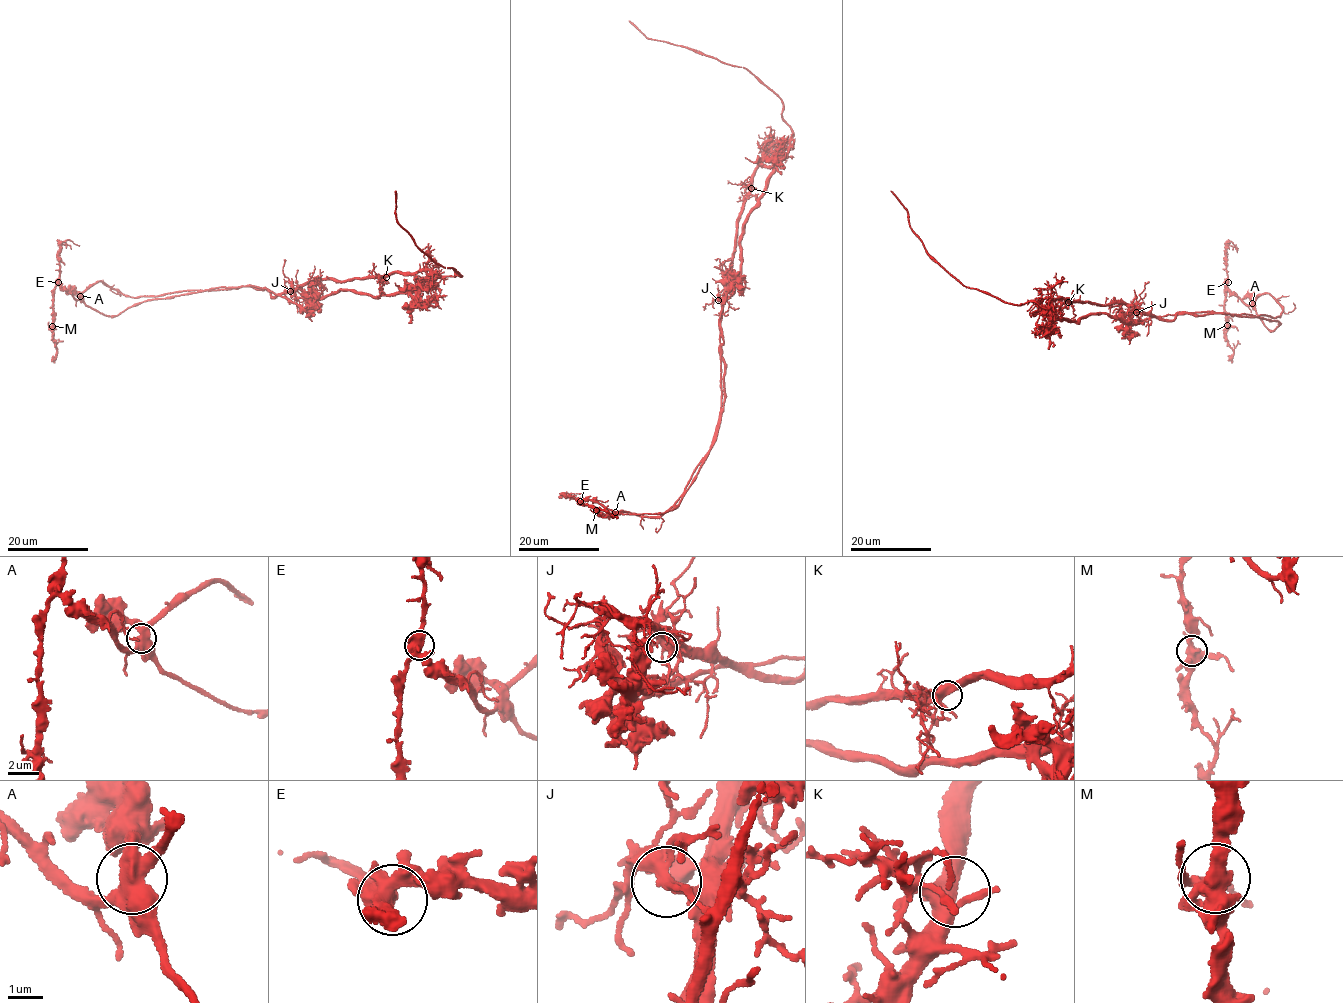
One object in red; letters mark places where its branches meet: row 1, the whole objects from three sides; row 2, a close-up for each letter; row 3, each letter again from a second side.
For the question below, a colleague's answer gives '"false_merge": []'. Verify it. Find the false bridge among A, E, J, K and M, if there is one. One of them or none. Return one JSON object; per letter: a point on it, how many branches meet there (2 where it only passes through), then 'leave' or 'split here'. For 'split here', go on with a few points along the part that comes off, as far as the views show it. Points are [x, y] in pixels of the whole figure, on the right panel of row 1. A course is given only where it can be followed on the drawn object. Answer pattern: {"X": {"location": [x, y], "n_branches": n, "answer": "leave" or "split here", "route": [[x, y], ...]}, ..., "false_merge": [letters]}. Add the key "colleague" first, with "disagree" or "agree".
{"colleague": "disagree", "A": {"location": [1252, 303], "n_branches": 4, "answer": "split here", "route": [[1252, 303], [1270, 294], [1280, 316], [1183, 312], [1172, 320], [1122, 302], [1056, 298], [1041, 301], [1031, 317]]}, "E": {"location": [1228, 282], "n_branches": 3, "answer": "leave"}, "J": {"location": [1136, 312], "n_branches": 4, "answer": "leave"}, "K": {"location": [1068, 302], "n_branches": 4, "answer": "leave"}, "M": {"location": [1227, 325], "n_branches": 4, "answer": "leave"}, "false_merge": ["A"]}

